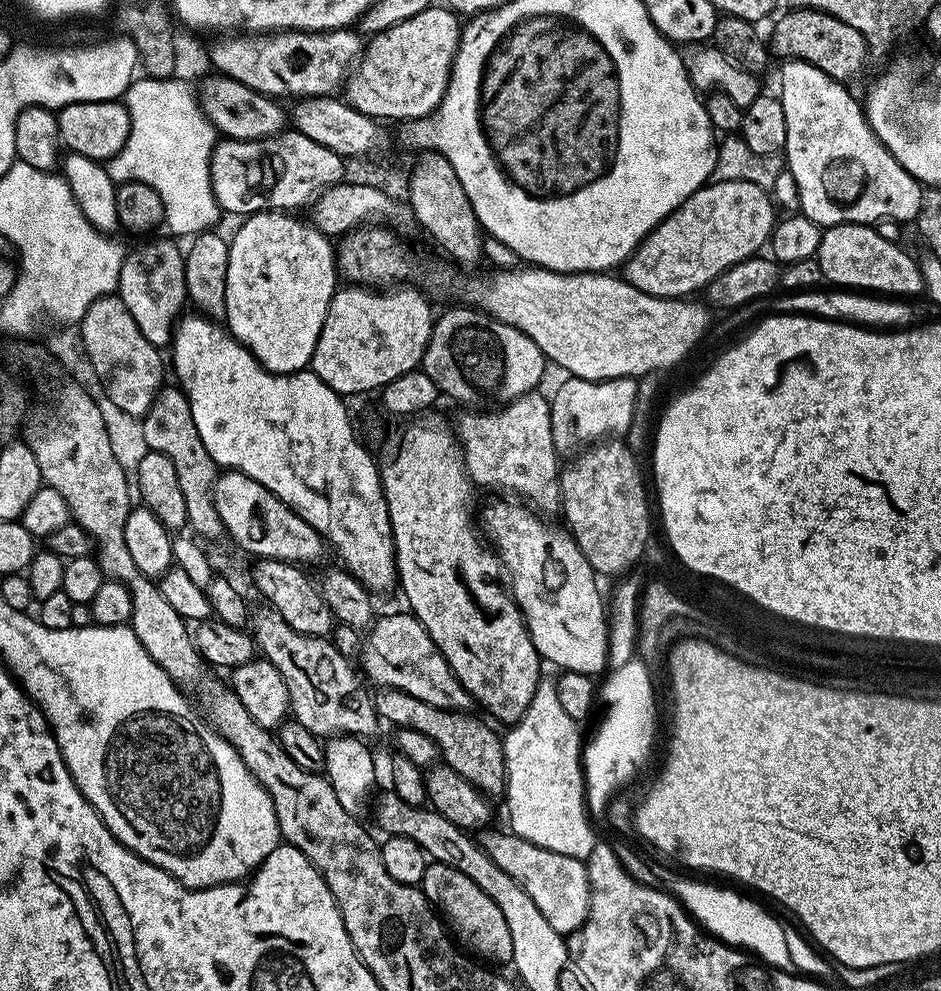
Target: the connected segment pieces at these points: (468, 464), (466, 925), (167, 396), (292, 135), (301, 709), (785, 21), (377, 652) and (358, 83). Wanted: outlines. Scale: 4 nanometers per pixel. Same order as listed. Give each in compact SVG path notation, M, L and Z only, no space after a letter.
M539 391L527 392L522 398L511 400L509 404L495 410L461 411L464 413L454 432L458 437L460 451L464 454L464 468L473 485L481 489L505 488L513 492L508 494L527 502L537 513L559 513L562 508L562 464L556 455L550 426L552 405L547 395L540 395Z
M432 862L429 863L419 887L425 898L432 903L433 909L446 921L451 935L465 949L473 948L468 950L475 953L481 961L491 962L493 965L507 965L511 961L514 942L510 942L510 929L506 927L506 918L502 918L502 910L498 910L494 898L490 898L490 894L485 894L483 890L478 890L478 886L470 882L466 874L454 870L454 866Z
M179 387L161 388L156 401L150 406L141 424L144 424L140 428L141 434L144 435L143 447L158 454L166 454L166 458L174 462L174 471L178 474L178 486L182 486L182 494L186 501L187 527L205 541L216 540L219 536L223 537L225 535L224 523L222 518L218 518L218 510L214 506L212 497L212 490L216 485L218 475L218 465L210 458L206 446L202 446L198 426L194 426L194 414L190 410L190 402Z
M285 130L279 132L277 136L271 136L270 138L262 138L261 140L229 140L227 138L221 139L217 143L216 148L212 151L212 161L210 162L210 178L212 179L212 189L216 195L216 201L219 202L221 209L225 213L233 212L234 215L240 216L239 218L247 218L253 216L255 212L263 212L265 210L300 210L305 206L311 205L315 201L316 197L324 191L325 188L334 186L341 183L345 179L344 166L345 157L340 156L334 150L330 150L326 146L318 146L318 142L314 142L314 138L306 138L306 134L295 130Z
M269 608L262 609L258 616L258 628L254 630L255 645L259 653L280 672L285 680L289 692L291 715L306 730L310 730L321 738L331 738L337 736L357 736L369 738L376 732L376 722L378 715L375 708L373 693L368 693L369 685L362 679L361 673L352 669L353 661L347 656L343 656L331 639L323 636L307 636L298 633L286 622L281 615Z
M801 6L797 12L788 12L776 24L770 36L770 48L780 58L805 60L808 64L818 66L830 78L841 82L849 82L864 68L870 57L870 49L866 38L854 30L854 26L846 26L838 18L828 12L819 12L817 8Z
M411 613L379 615L367 633L360 662L365 679L378 688L402 690L440 709L466 712L473 707L472 696L458 682L429 632Z
M447 6L427 8L422 10L422 14L414 14L414 18L406 18L406 22L398 22L398 26L390 26L390 30L382 30L363 45L360 58L346 81L346 102L381 122L416 120L435 113L448 92L448 80L452 77L452 63L460 45L461 31L461 17Z

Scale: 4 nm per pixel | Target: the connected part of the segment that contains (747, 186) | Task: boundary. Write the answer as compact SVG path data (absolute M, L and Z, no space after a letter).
M748 180L709 182L700 188L686 202L679 204L661 224L648 235L628 261L622 265L623 279L638 290L655 296L669 298L688 298L699 290L707 289L718 274L730 270L738 262L757 255L760 248L772 239L772 230L776 227L778 208L769 189L755 185Z

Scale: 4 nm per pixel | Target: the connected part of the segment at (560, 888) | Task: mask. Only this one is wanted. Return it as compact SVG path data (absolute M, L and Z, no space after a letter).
M496 826L481 831L478 843L482 851L490 854L494 862L498 862L501 870L506 870L530 898L534 898L534 906L542 910L546 922L554 926L561 934L577 932L588 920L590 912L590 882L588 881L588 866L576 857L554 853L543 849L534 842L526 842L526 838L516 836L511 830L499 832Z

